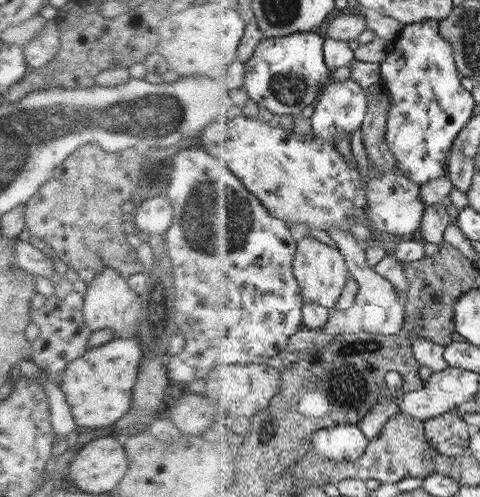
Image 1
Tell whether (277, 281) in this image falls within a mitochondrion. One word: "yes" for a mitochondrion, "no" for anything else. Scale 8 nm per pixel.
no

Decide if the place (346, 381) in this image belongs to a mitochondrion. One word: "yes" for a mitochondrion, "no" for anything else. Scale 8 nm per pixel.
yes

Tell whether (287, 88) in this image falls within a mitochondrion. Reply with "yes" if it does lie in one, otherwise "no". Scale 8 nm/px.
yes

